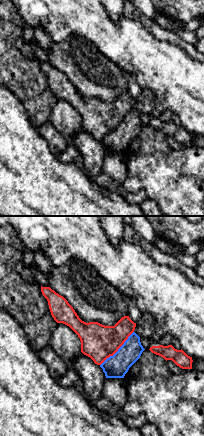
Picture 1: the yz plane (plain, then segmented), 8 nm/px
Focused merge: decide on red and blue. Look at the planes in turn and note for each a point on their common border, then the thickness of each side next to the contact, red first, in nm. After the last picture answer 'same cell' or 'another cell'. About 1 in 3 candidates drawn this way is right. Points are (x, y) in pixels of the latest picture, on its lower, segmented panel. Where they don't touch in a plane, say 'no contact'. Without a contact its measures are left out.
meets red at (118, 348); 280 nm thick on the red side, 190 nm on the other

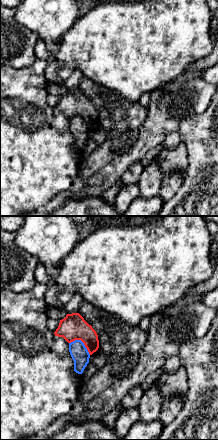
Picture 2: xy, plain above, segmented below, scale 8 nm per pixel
meets red at (82, 341); 220 nm thick on the red side, 140 nm on the other

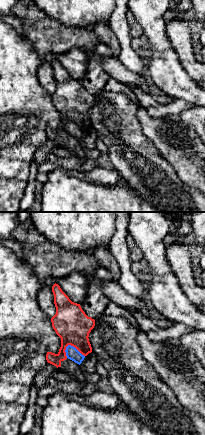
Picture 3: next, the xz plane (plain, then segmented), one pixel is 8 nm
meets red at (75, 347); 280 nm thick on the red side, 100 nm on the other

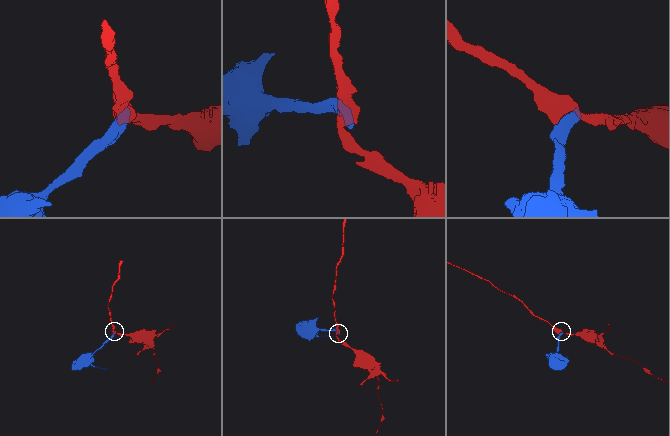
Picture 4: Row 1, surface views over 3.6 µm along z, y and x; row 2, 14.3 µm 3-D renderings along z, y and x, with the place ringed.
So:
another cell

